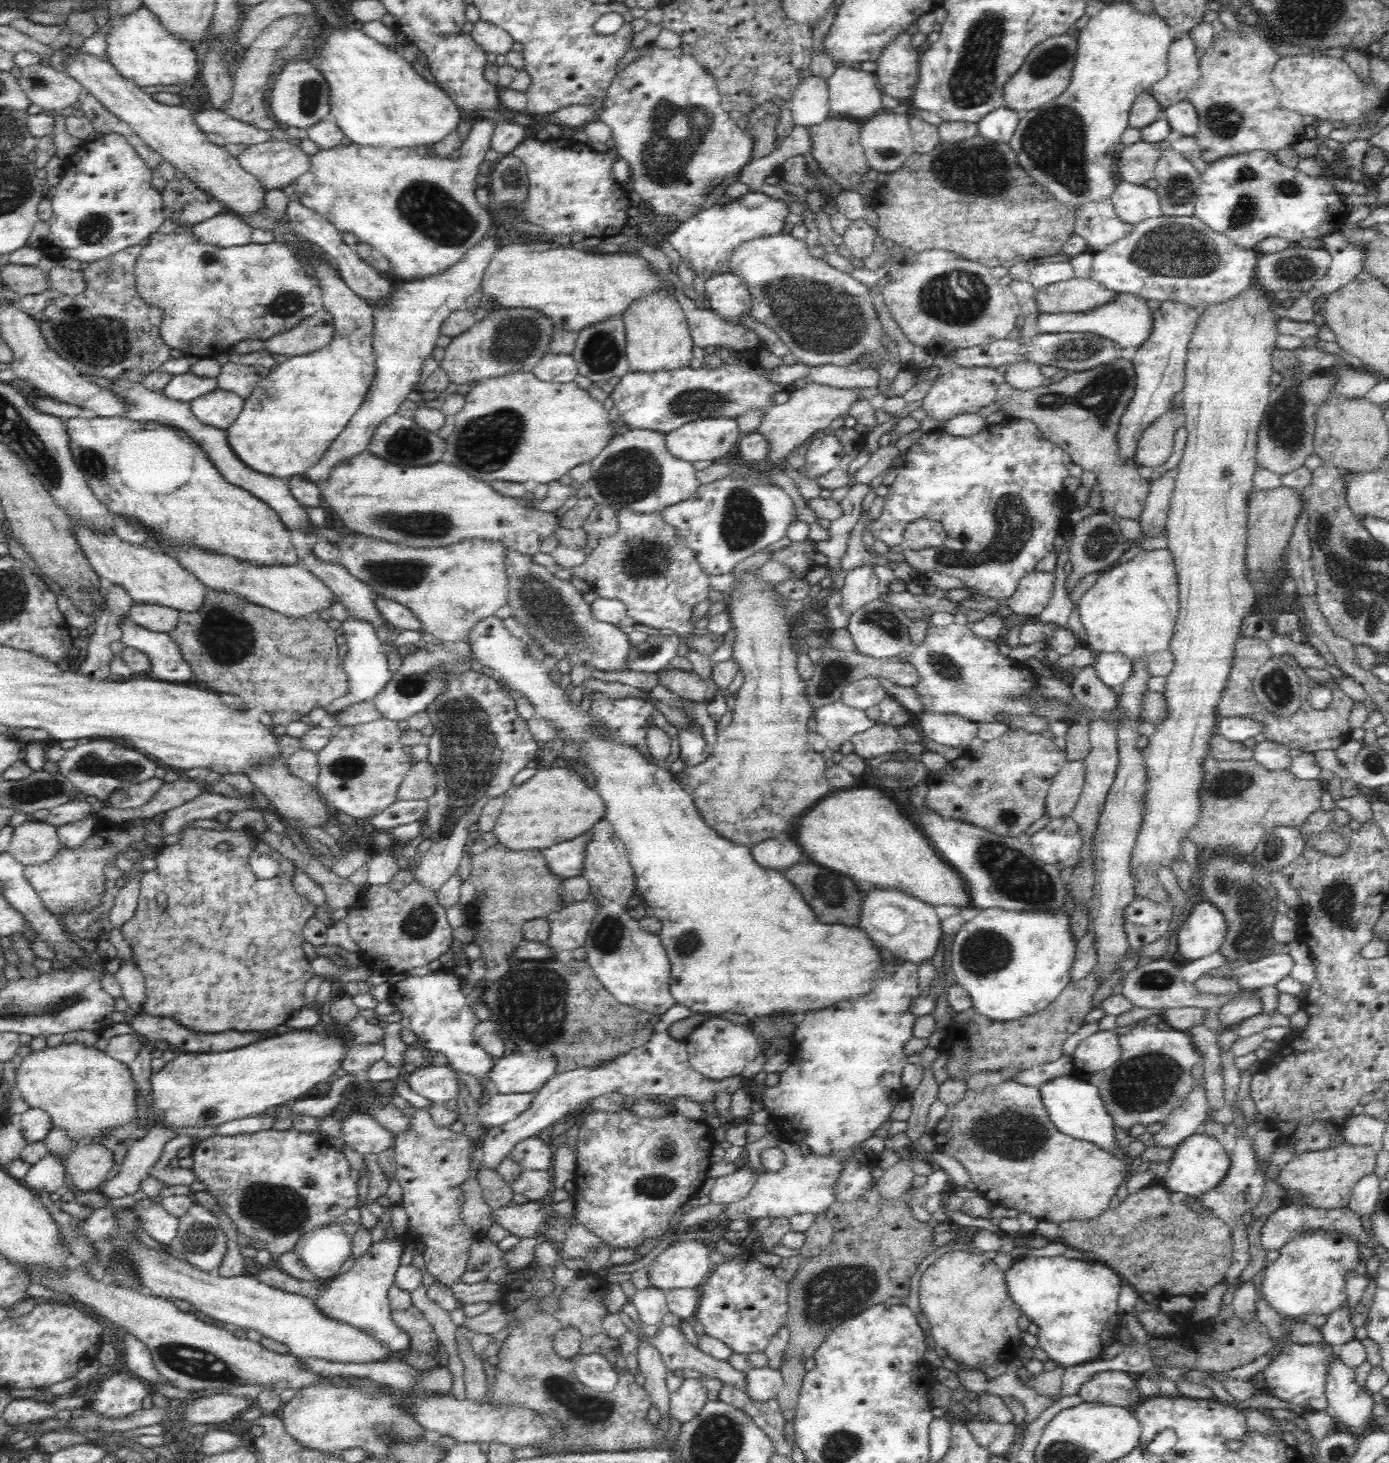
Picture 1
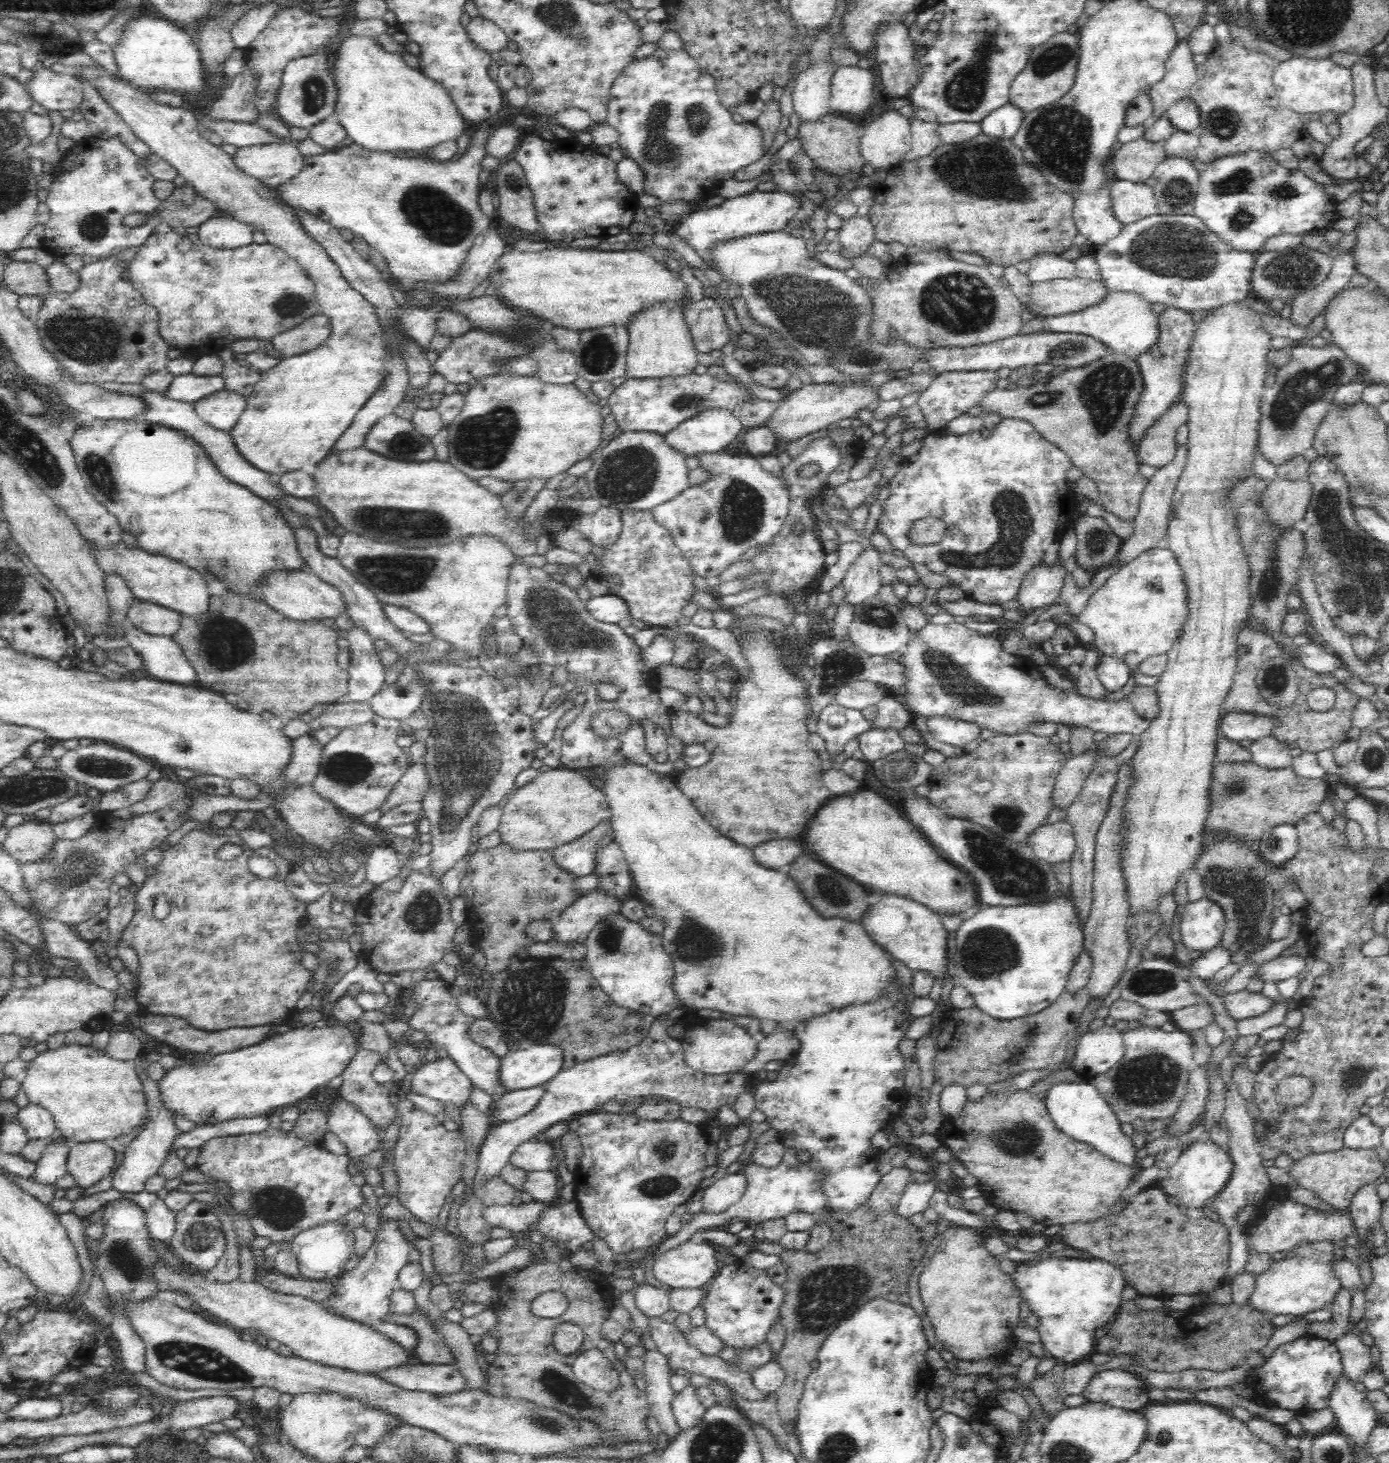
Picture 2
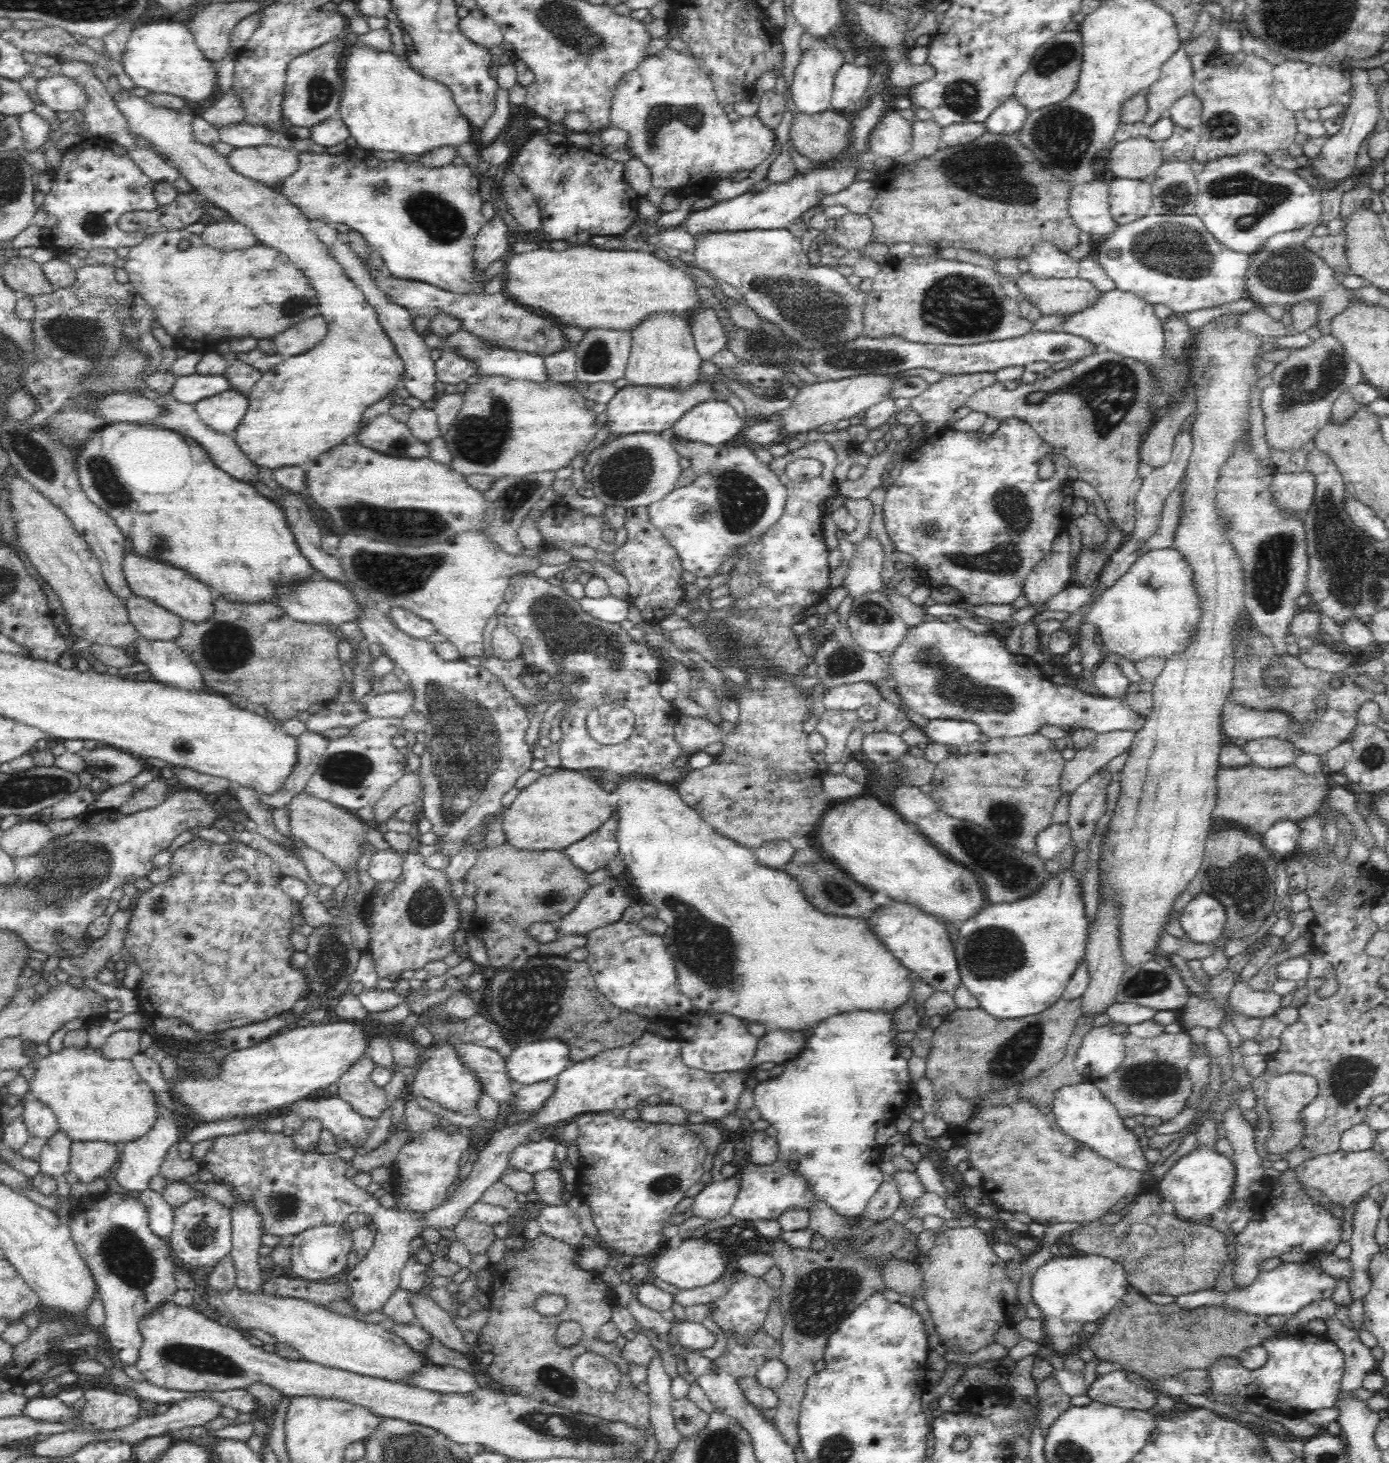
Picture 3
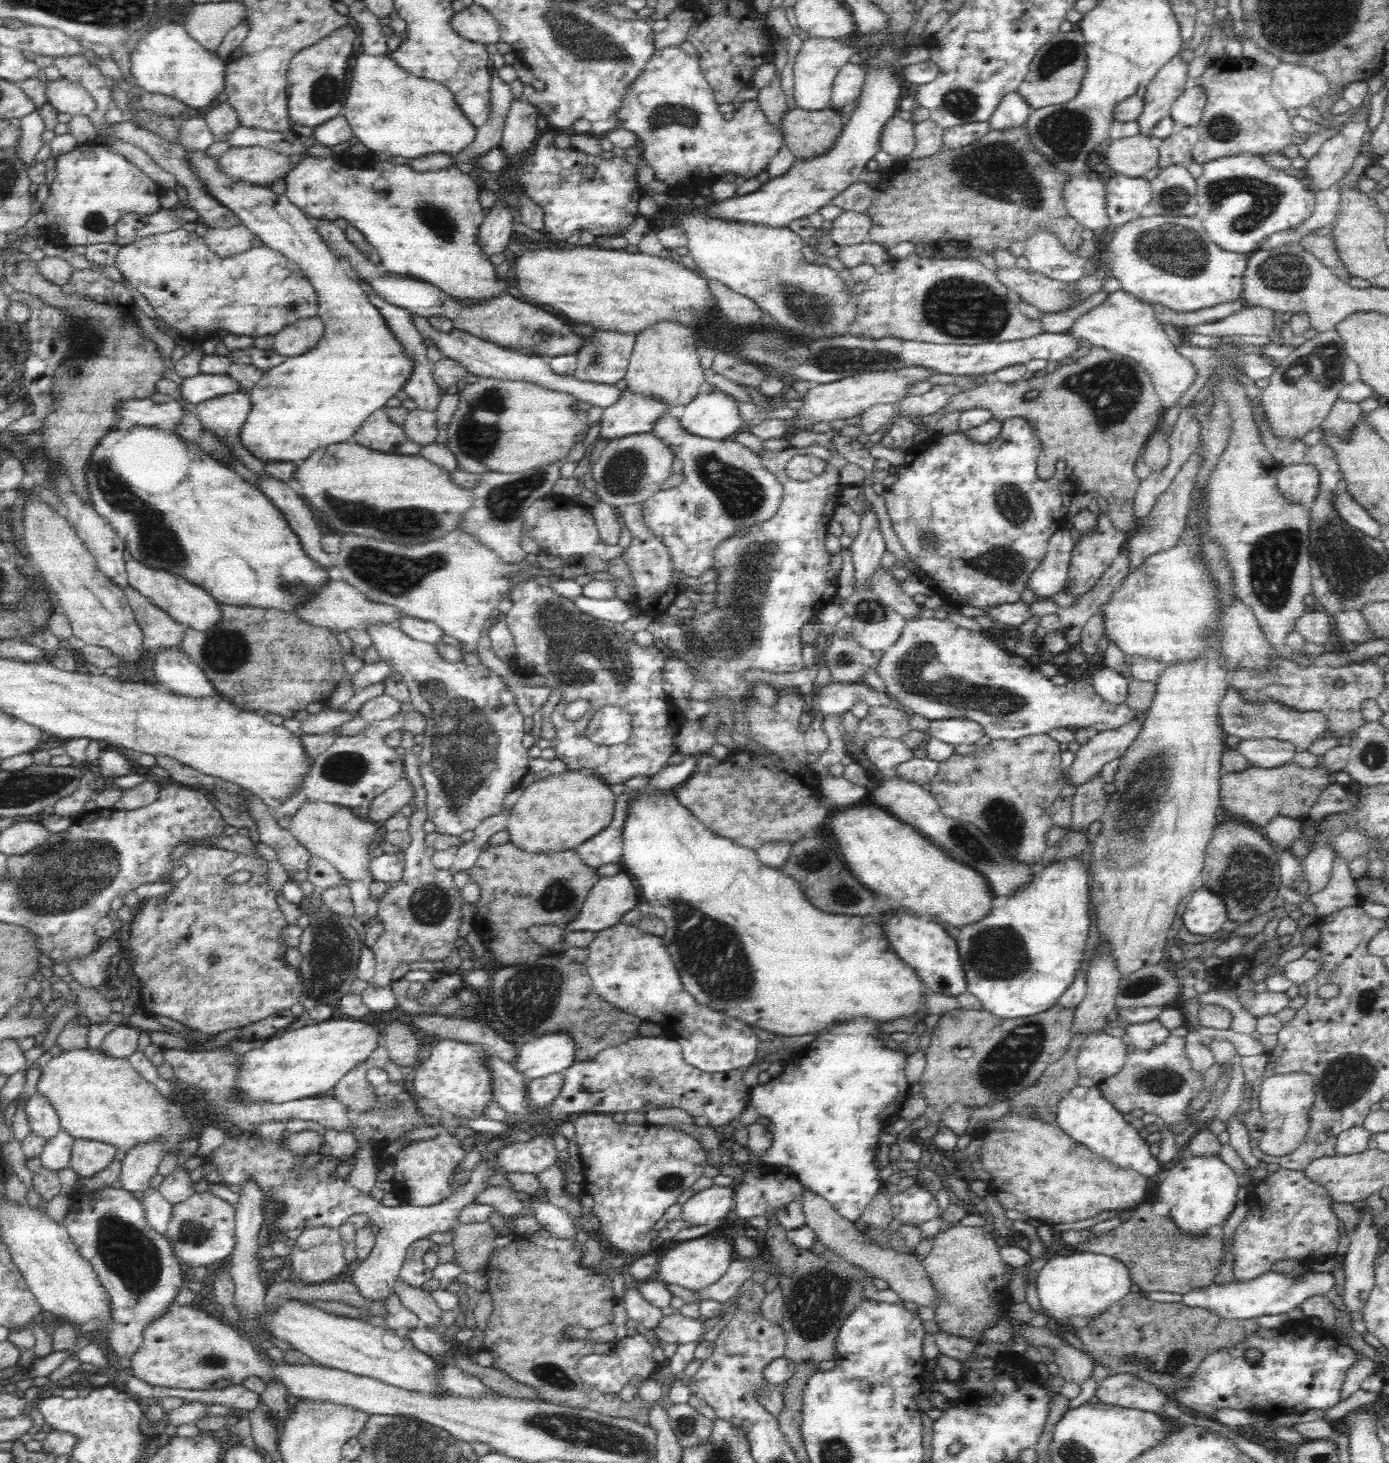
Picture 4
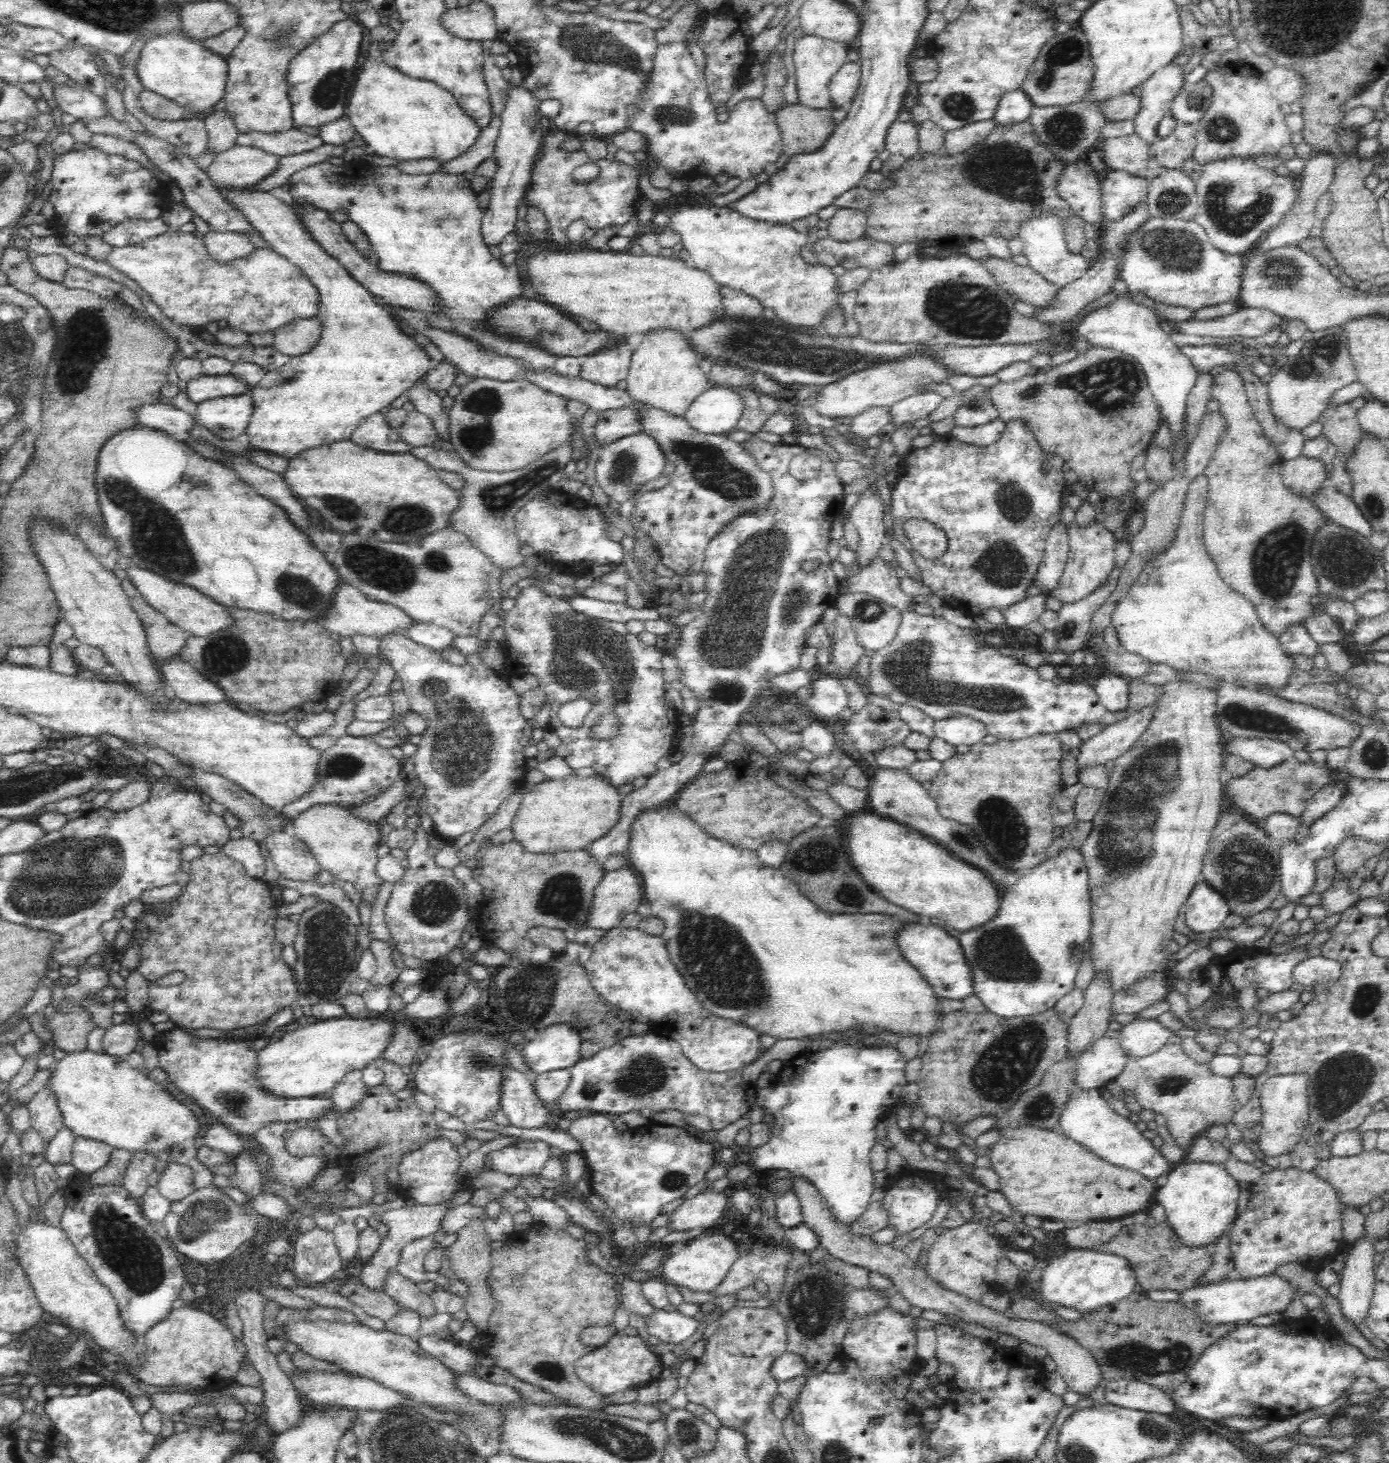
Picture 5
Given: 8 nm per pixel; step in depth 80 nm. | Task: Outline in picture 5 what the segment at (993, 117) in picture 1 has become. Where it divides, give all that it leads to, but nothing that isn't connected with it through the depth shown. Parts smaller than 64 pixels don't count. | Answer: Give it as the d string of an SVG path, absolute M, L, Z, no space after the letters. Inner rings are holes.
M1021 89L1007 92L1000 99L994 120L998 125L1016 124L1028 120L1032 107L1030 97Z

